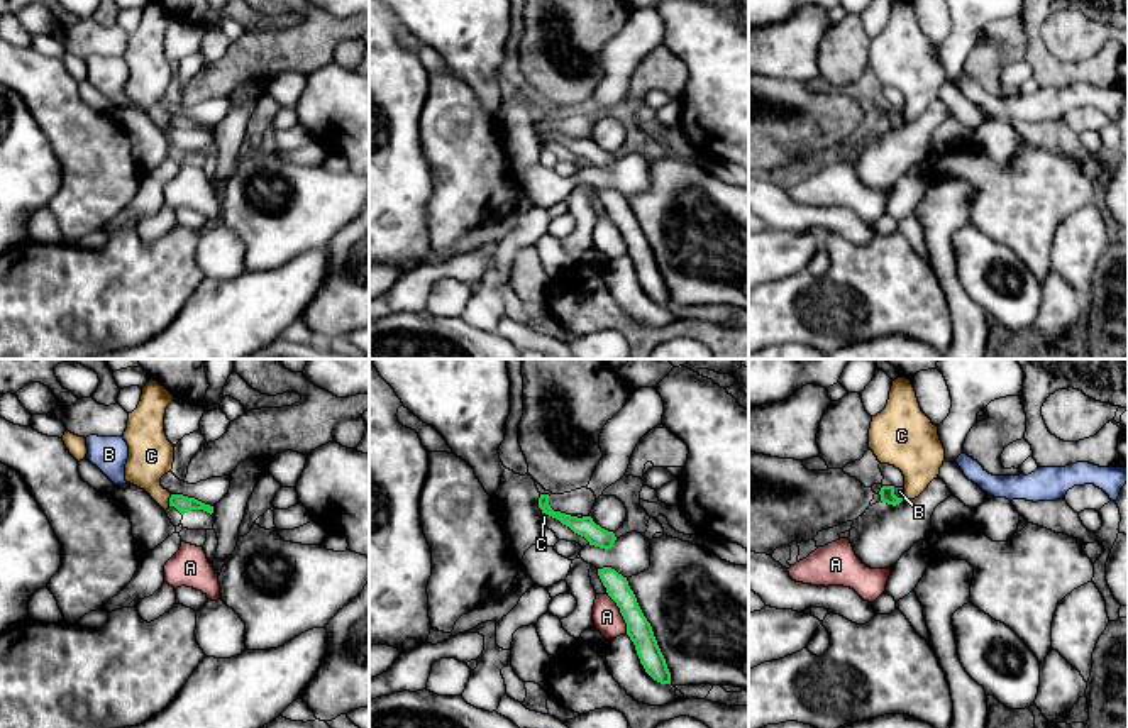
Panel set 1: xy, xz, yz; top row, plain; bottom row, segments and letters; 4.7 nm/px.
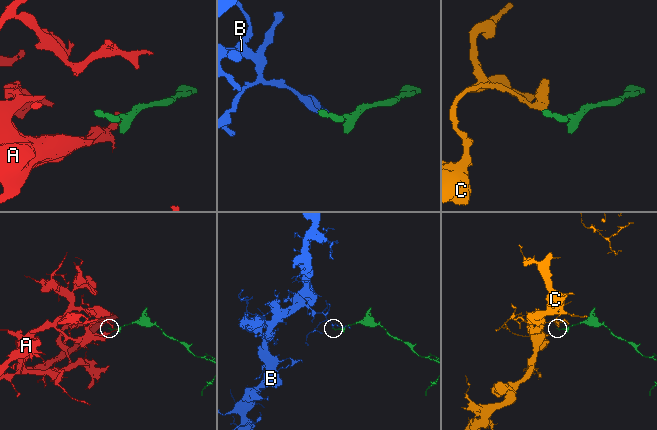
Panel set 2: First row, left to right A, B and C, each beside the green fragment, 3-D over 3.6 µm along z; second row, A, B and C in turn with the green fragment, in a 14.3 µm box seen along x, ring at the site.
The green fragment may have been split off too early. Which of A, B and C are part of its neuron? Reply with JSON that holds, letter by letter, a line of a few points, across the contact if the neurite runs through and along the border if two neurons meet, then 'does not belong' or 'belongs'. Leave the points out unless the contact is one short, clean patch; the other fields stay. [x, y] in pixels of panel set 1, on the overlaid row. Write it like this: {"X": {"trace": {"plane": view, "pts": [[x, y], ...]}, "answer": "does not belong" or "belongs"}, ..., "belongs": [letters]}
{"A": {"trace": {"plane": "xz", "pts": [[607, 595], [619, 608], [627, 634]]}, "answer": "does not belong"}, "B": {"trace": {"plane": "yz", "pts": [[893, 488], [901, 498]]}, "answer": "does not belong"}, "C": {"trace": {"plane": "xy", "pts": [[171, 495], [168, 505]]}, "answer": "does not belong"}, "belongs": []}

